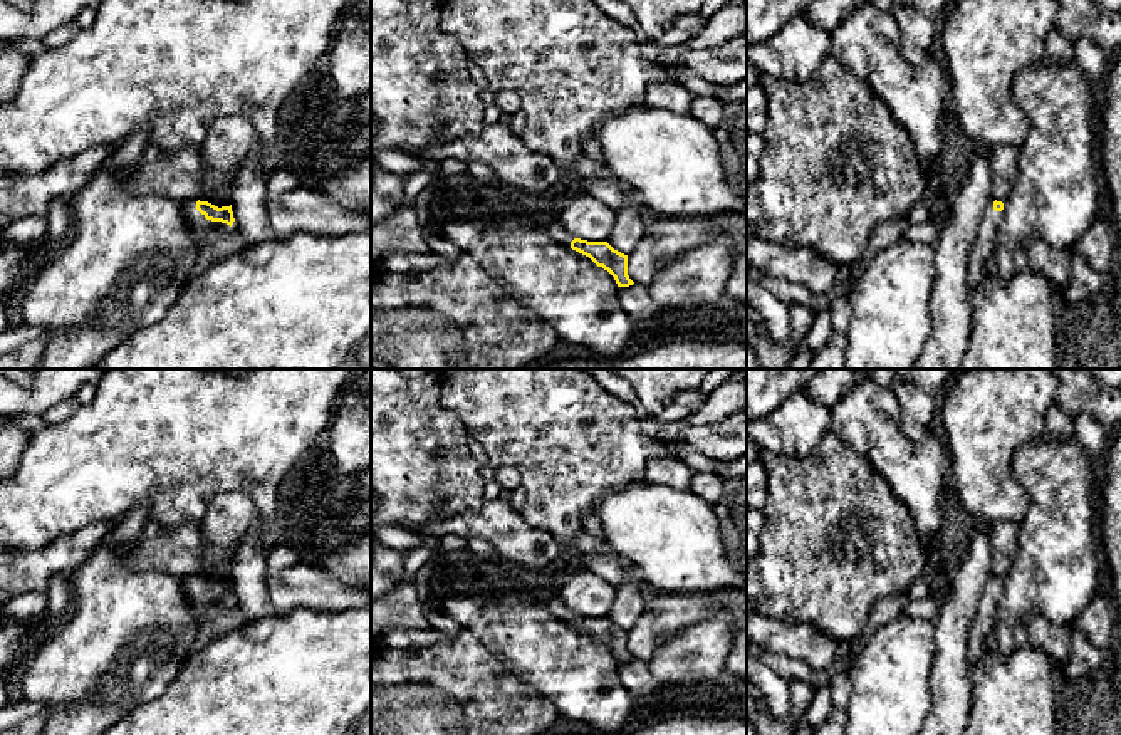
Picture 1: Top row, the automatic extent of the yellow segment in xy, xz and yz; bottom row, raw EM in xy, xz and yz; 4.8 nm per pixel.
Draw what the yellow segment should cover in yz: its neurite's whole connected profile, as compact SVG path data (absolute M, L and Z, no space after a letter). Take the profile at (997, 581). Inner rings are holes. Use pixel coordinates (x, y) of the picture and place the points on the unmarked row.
M992 576L977 604L973 621L968 629L968 666L970 670L978 665L992 646L992 631L997 614L997 602L1002 592L1004 579Z

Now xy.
M178 576L180 586L190 597L198 629L203 638L215 638L235 631L250 619L232 601L232 581L215 582L200 576Z

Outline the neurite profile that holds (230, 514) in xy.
M222 492L210 503L200 522L205 539L205 569L200 577L218 584L230 582L228 552L258 519L252 498L242 492Z

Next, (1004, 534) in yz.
M995 520L990 524L992 572L1005 577L1017 555L1019 524L1014 520Z

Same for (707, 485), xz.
M695 472L690 490L703 500L715 503L723 492L723 477L710 472Z

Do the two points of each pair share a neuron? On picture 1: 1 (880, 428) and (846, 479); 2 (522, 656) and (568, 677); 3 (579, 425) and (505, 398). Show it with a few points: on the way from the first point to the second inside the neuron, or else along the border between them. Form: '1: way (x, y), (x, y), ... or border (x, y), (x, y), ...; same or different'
1: border (831, 432), (858, 452), (890, 484); different
2: way (534, 656), (549, 672), (556, 673); same
3: way (561, 425), (536, 410), (524, 398); same

